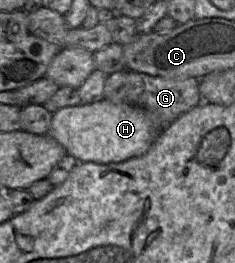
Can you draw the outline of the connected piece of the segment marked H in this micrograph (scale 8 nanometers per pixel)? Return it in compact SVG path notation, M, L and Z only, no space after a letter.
M102 99L91 104L61 108L52 113L48 133L78 162L109 164L143 155L152 146L160 128L152 115L126 102L112 103Z

